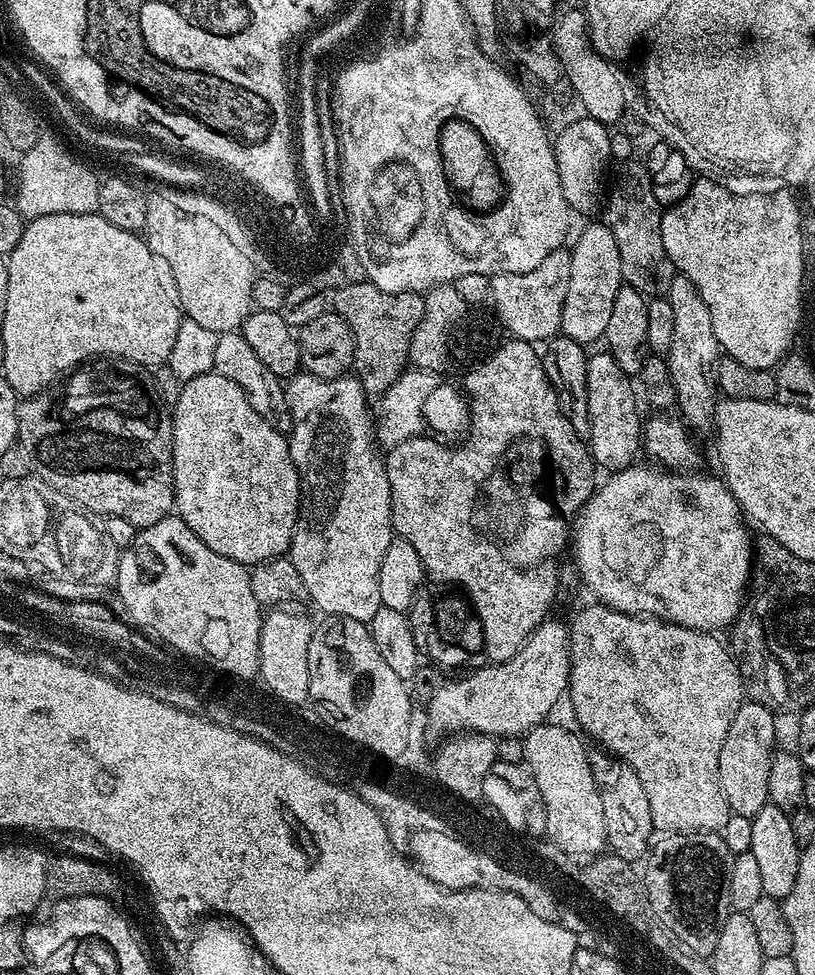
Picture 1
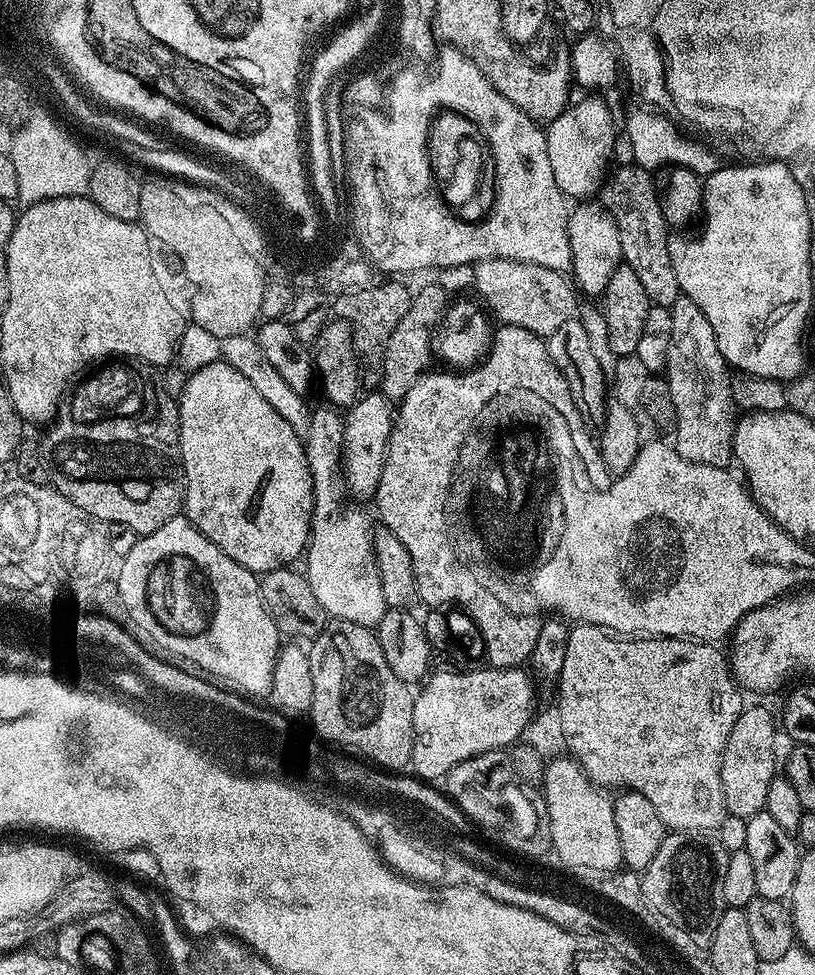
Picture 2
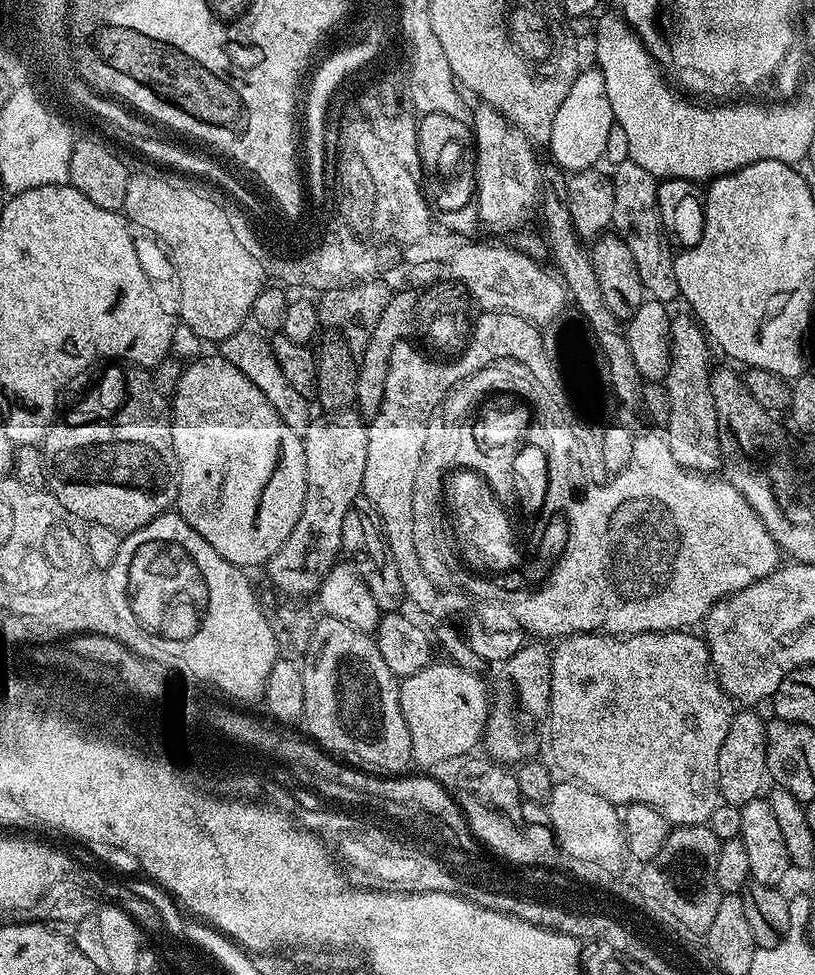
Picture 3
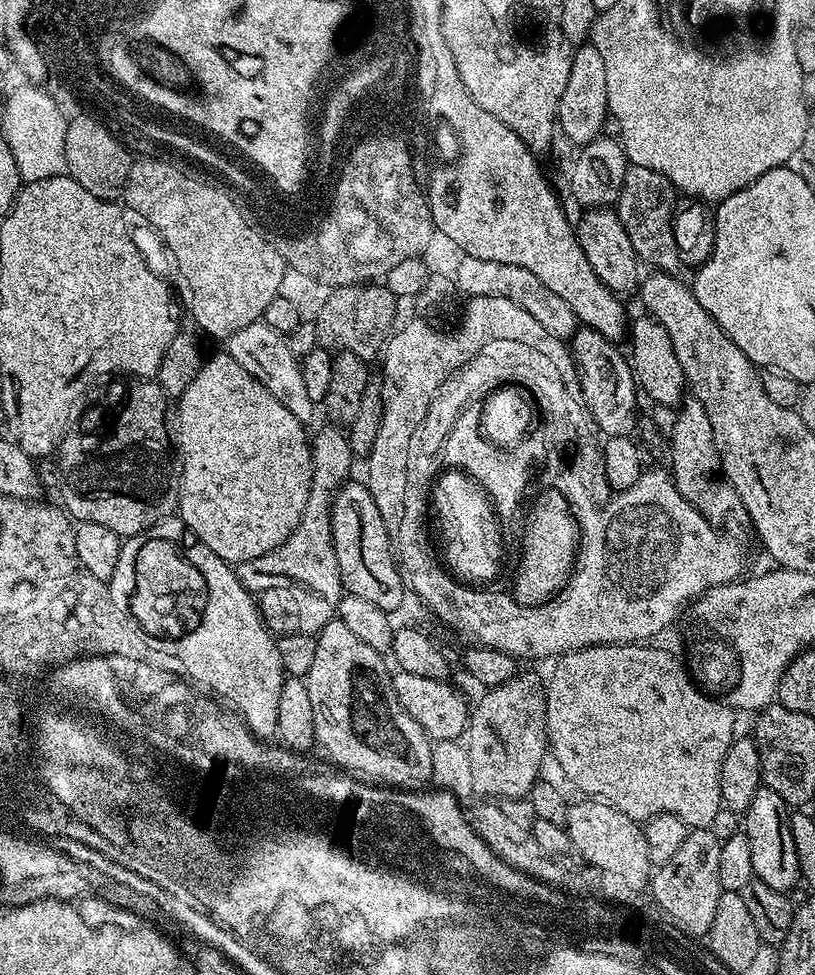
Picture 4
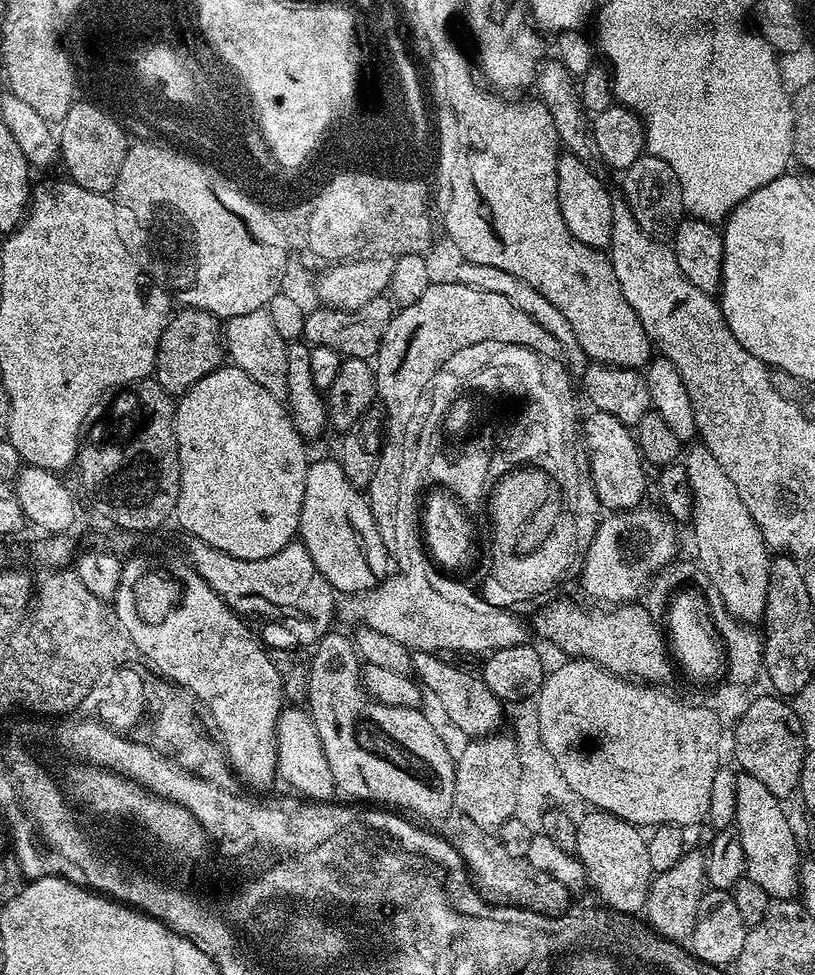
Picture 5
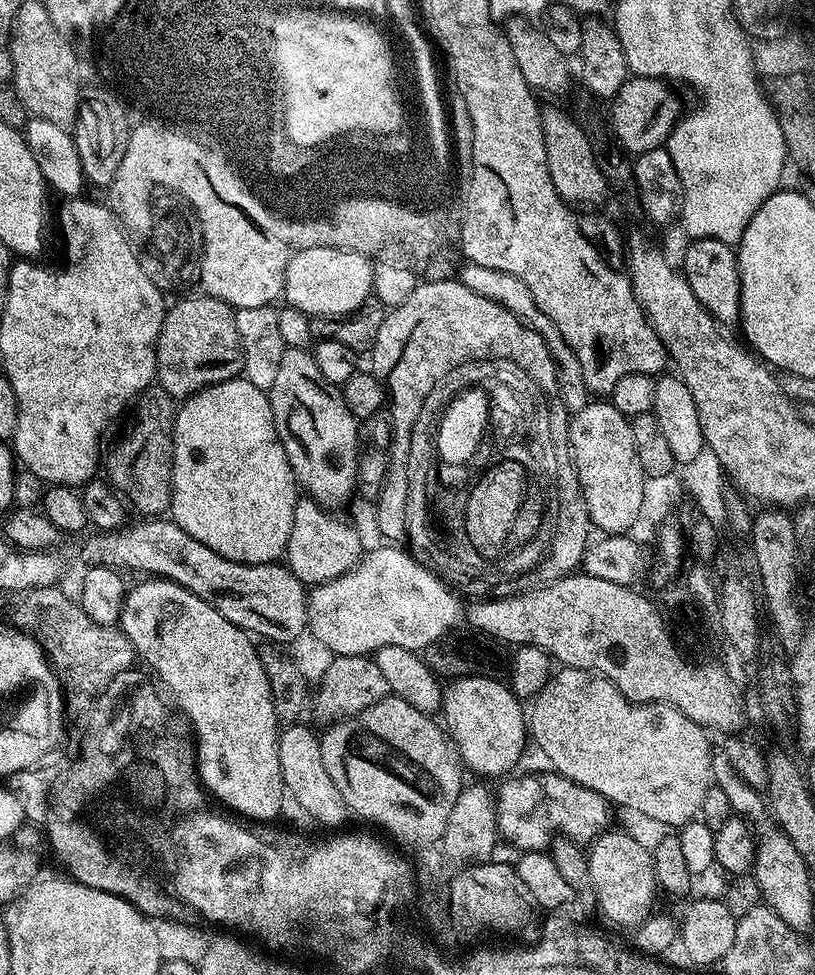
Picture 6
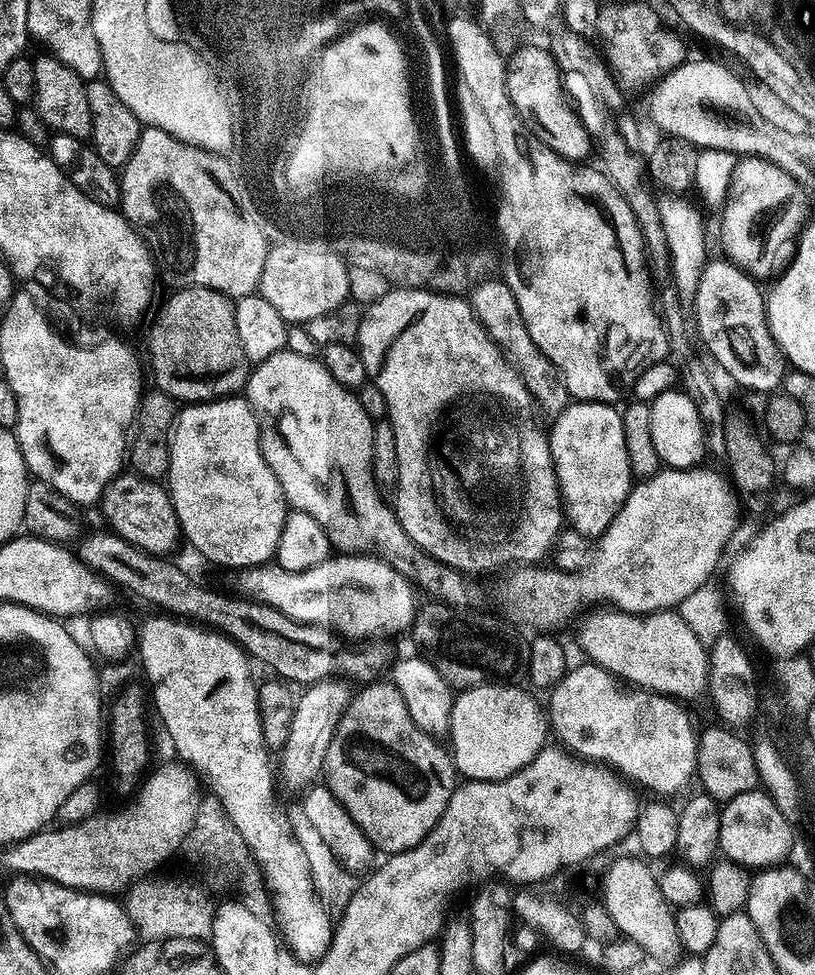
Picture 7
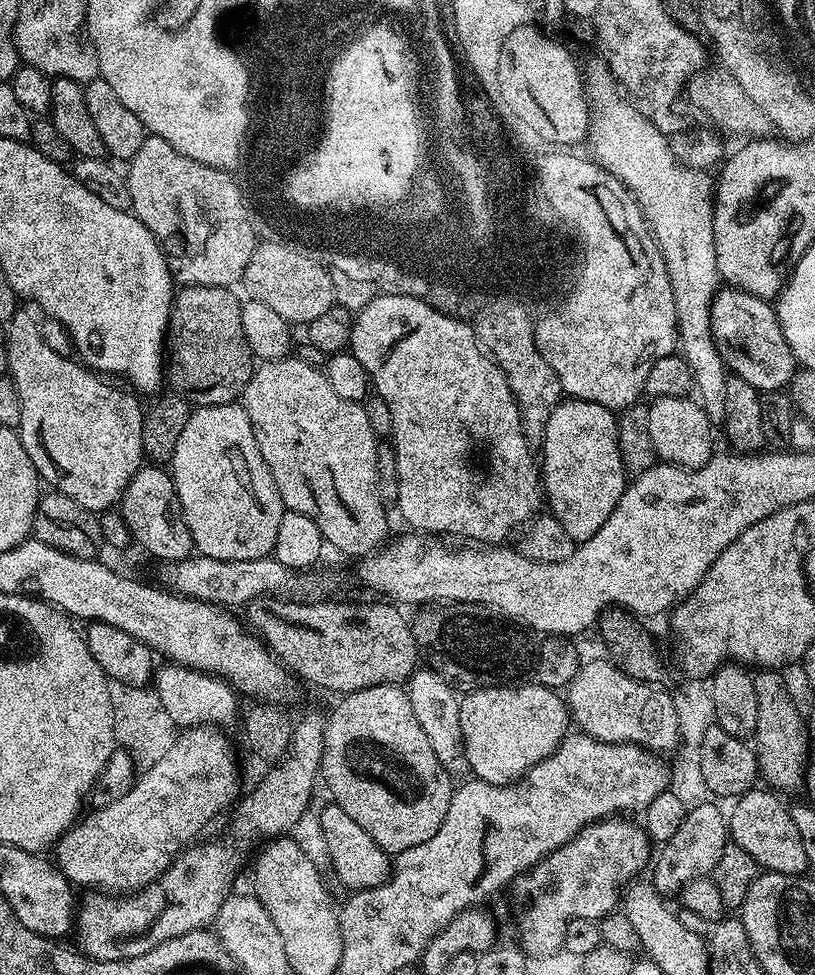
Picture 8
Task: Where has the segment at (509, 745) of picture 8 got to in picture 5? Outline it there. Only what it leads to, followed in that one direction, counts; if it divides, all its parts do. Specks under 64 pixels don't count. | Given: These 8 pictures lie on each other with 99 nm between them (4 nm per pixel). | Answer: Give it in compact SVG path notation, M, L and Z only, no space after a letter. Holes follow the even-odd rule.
M417 652L412 657L412 672L415 679L424 688L434 690L442 698L446 706L446 714L450 716L459 729L464 730L469 738L489 736L495 733L504 720L505 705L486 686L479 675L471 676L464 668L455 668L435 652Z

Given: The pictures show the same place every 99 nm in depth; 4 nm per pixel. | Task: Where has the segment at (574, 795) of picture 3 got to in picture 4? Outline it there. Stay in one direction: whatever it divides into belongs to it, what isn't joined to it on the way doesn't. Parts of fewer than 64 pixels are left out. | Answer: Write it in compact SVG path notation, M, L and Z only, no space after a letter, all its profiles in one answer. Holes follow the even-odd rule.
M580 798L577 804L573 803L568 809L566 828L575 836L576 844L583 849L582 858L585 865L603 865L608 872L614 873L617 881L621 885L624 884L625 889L645 882L649 870L644 860L646 840L644 829L637 821L602 800Z

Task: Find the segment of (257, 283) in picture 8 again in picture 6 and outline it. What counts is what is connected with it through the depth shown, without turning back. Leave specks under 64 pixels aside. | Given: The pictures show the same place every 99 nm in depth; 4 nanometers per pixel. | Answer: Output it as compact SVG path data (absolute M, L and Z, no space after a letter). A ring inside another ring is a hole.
M344 246L339 252L332 251L331 247L303 249L293 254L286 266L283 299L287 307L302 310L309 318L351 316L353 312L365 307L372 296L372 265L371 259Z

